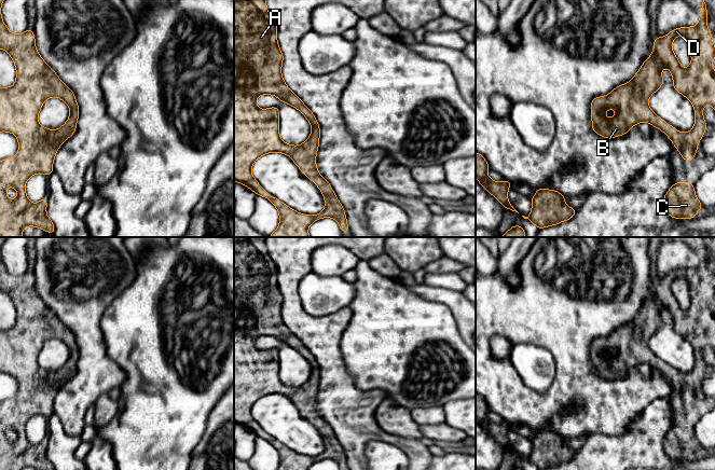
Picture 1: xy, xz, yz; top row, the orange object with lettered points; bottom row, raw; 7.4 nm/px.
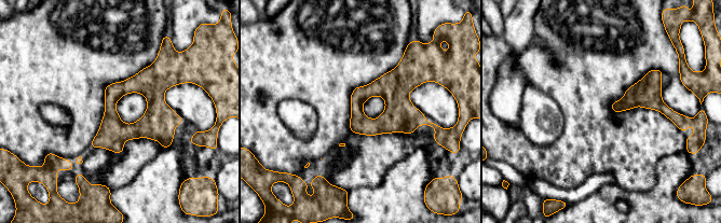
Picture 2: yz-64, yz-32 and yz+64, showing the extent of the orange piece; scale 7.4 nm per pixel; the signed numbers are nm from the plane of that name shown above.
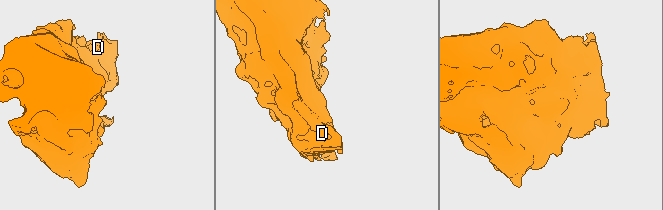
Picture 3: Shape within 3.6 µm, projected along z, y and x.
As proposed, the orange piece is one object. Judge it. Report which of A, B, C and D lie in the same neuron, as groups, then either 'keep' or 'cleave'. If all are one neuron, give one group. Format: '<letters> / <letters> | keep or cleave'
A B C D | keep

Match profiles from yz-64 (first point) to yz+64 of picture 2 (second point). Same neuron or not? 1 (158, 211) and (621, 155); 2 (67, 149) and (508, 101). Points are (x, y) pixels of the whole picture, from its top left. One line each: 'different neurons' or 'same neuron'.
1: different neurons
2: different neurons

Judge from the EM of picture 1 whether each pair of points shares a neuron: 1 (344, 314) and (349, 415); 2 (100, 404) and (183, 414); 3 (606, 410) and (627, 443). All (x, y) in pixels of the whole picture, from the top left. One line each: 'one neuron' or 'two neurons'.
1: one neuron
2: two neurons
3: two neurons

